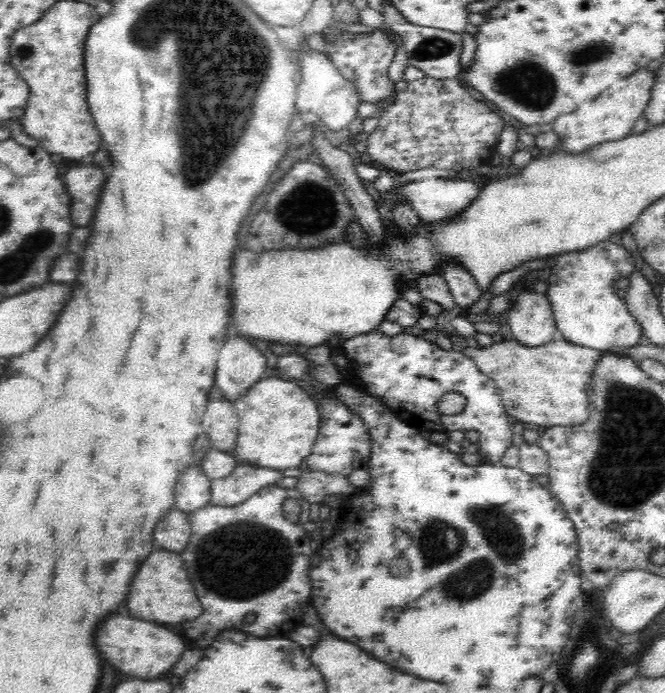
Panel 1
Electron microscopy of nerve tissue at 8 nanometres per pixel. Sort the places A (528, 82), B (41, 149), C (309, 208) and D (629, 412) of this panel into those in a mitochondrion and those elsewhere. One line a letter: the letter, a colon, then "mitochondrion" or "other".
A: mitochondrion
B: other
C: mitochondrion
D: mitochondrion

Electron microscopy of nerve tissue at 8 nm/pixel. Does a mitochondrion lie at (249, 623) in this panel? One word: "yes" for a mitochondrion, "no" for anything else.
yes

